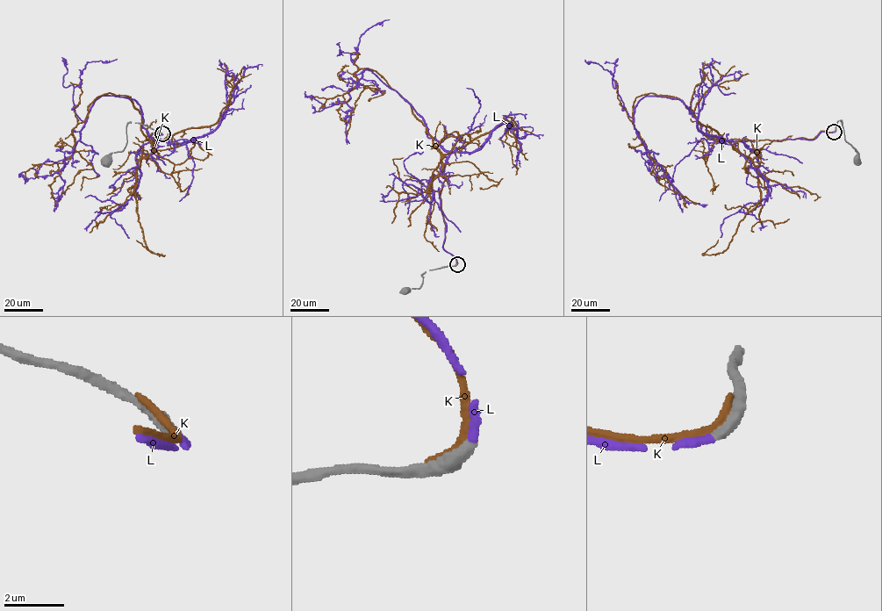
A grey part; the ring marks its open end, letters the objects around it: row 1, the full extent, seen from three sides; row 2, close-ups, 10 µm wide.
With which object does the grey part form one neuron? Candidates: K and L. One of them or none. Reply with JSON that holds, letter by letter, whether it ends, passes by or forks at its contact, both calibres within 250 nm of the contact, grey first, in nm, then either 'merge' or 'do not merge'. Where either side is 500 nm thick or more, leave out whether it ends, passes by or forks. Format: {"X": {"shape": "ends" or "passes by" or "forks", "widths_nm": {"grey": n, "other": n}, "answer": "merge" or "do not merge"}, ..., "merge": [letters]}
{"K": {"widths_nm": {"grey": 600, "other": 360}, "answer": "do not merge"}, "L": {"shape": "ends", "widths_nm": {"grey": 400, "other": 280}, "answer": "merge"}, "merge": ["L"]}

